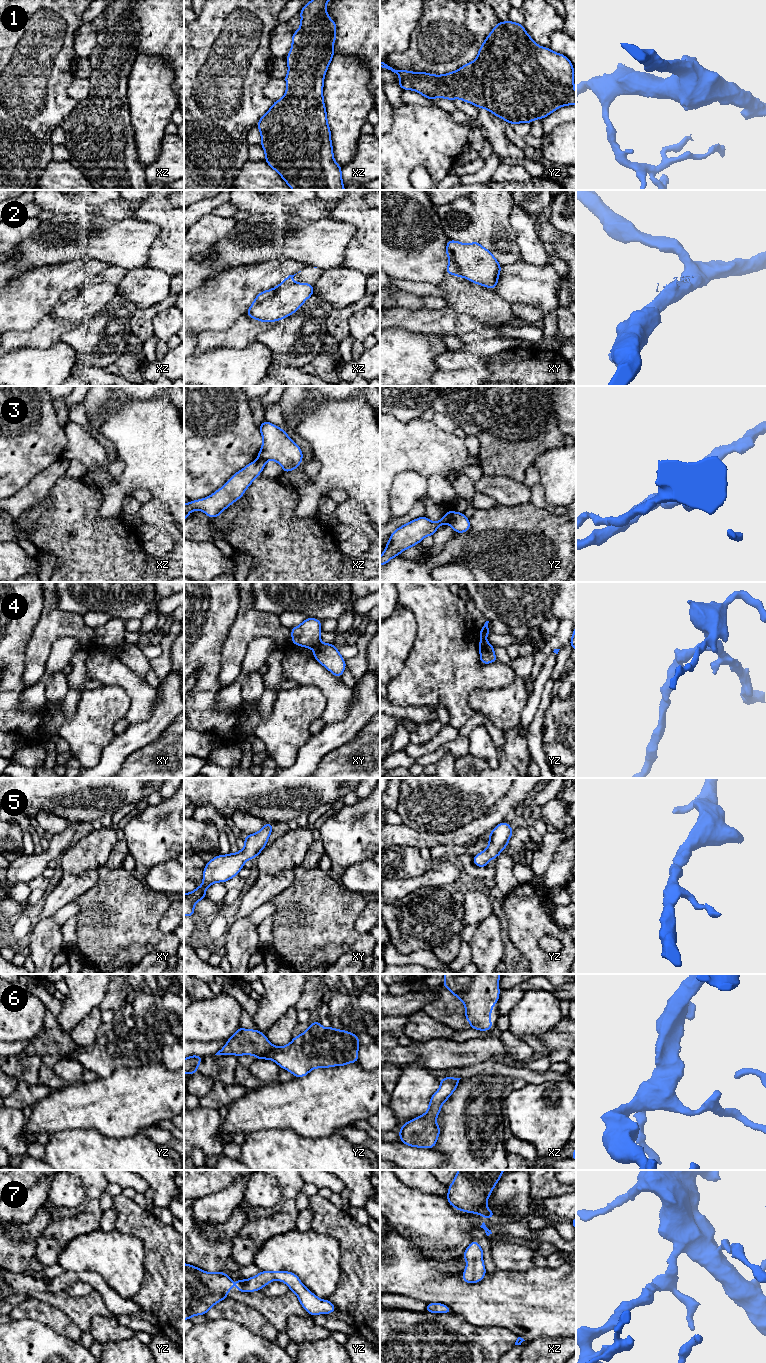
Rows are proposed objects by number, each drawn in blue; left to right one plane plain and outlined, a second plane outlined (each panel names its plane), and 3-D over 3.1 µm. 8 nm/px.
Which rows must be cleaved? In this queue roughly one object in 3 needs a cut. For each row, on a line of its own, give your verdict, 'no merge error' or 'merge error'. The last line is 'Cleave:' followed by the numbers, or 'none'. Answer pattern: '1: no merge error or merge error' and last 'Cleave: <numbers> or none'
1: no merge error
2: merge error
3: merge error
4: merge error
5: no merge error
6: no merge error
7: no merge error
Cleave: 2, 3, 4

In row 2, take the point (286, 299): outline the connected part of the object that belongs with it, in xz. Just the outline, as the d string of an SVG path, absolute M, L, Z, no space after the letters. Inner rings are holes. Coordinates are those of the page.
M310 283L280 285L266 300L251 306L246 314L262 322L282 320L294 314L312 295L313 285Z

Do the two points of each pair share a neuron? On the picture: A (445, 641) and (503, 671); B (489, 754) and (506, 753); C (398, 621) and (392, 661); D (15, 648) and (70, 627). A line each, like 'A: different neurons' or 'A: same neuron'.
A: same neuron
B: different neurons
C: same neuron
D: different neurons

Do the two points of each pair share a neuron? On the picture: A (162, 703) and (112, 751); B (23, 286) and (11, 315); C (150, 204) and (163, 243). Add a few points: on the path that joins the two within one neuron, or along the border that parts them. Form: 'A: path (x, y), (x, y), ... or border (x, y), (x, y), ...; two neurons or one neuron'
A: path (156, 718), (140, 734), (127, 742); one neuron
B: path (23, 293), (23, 301), (16, 308); one neuron
C: path (160, 214), (165, 219), (165, 233); one neuron

